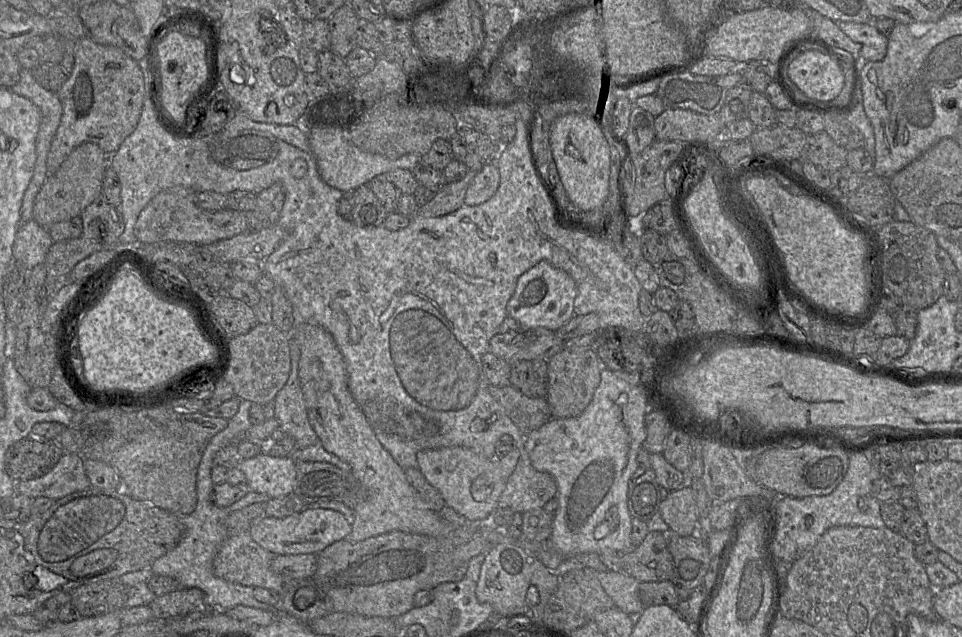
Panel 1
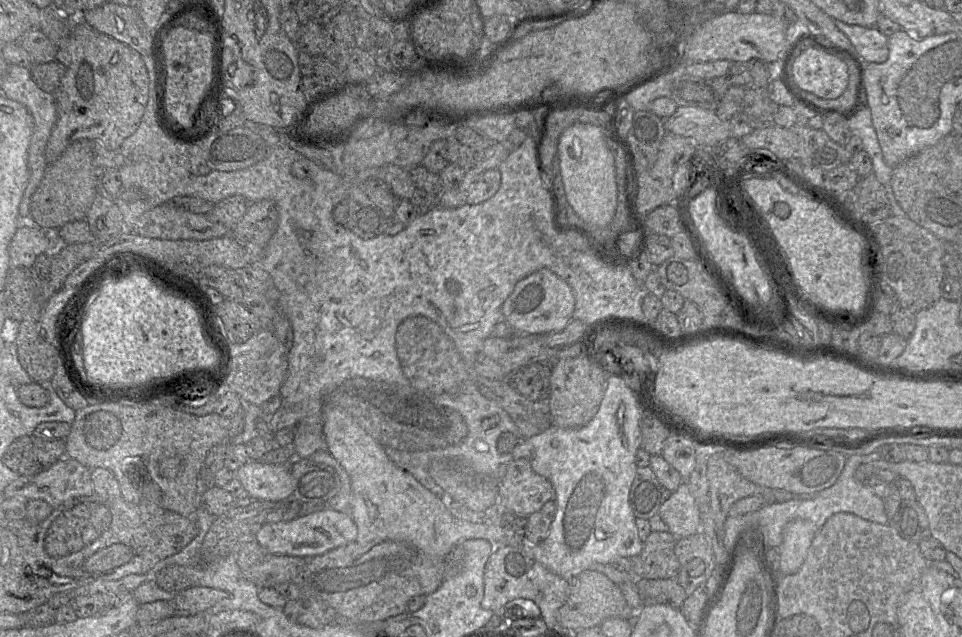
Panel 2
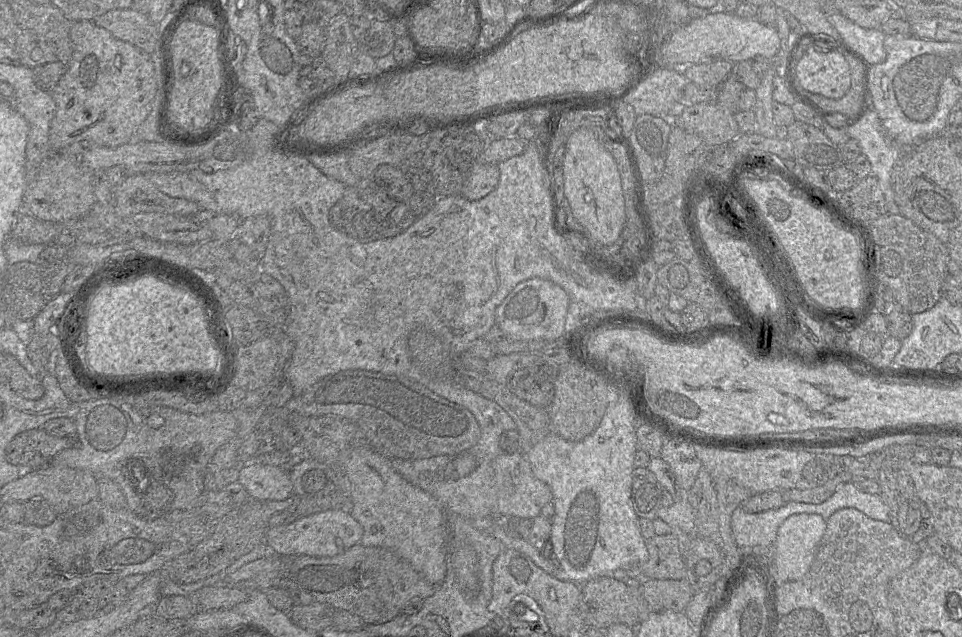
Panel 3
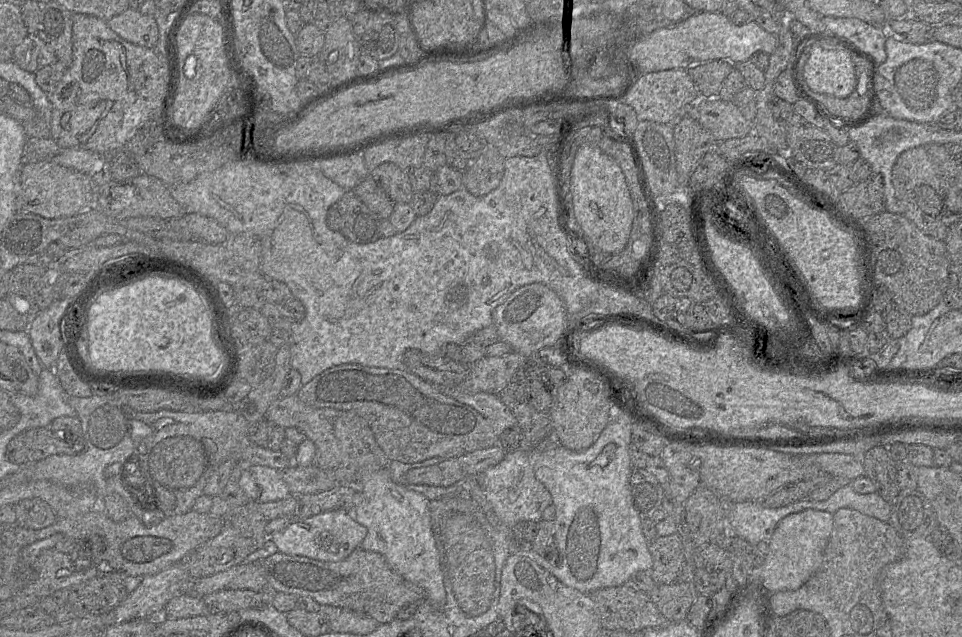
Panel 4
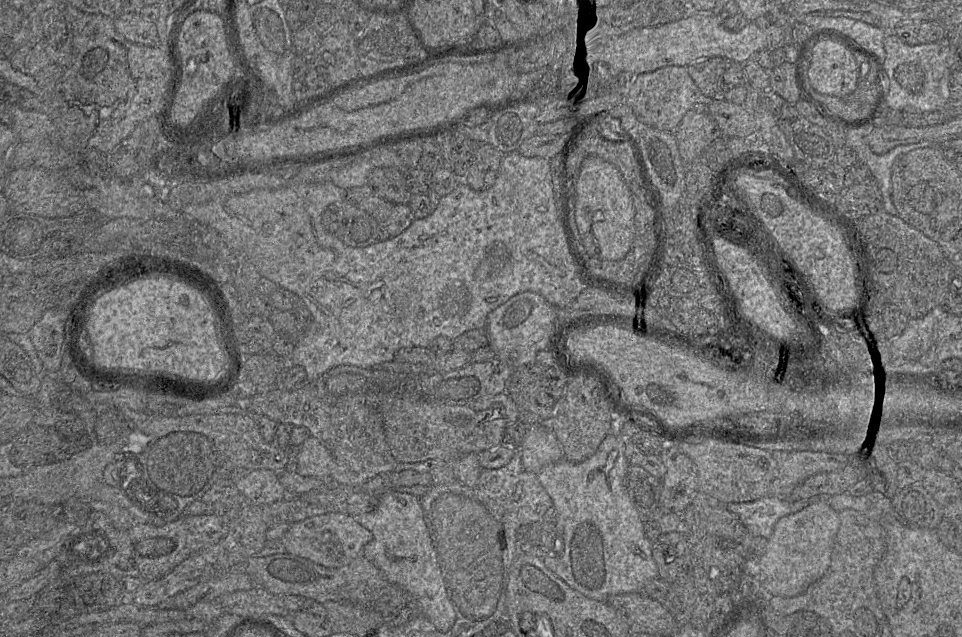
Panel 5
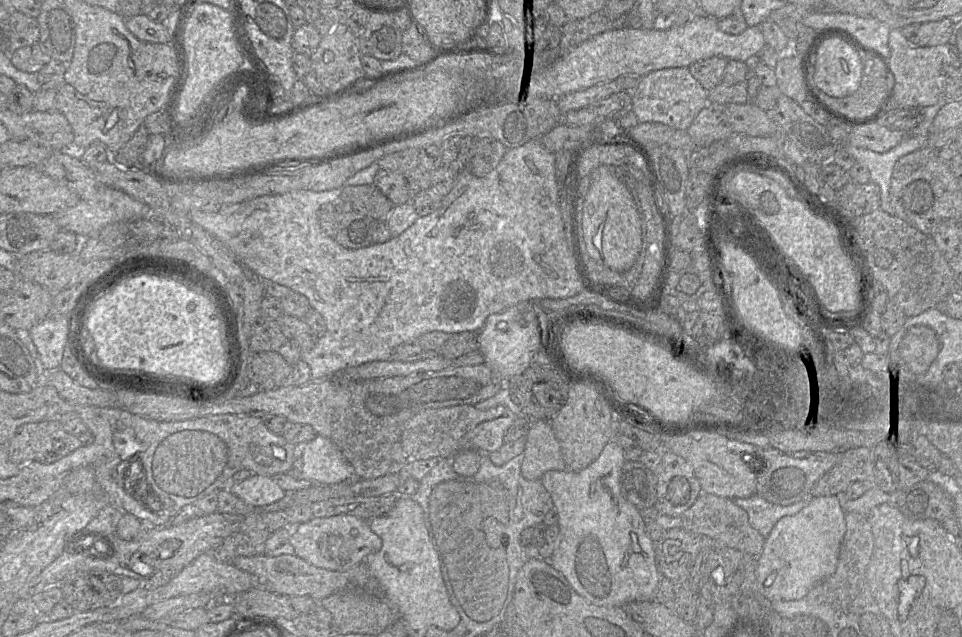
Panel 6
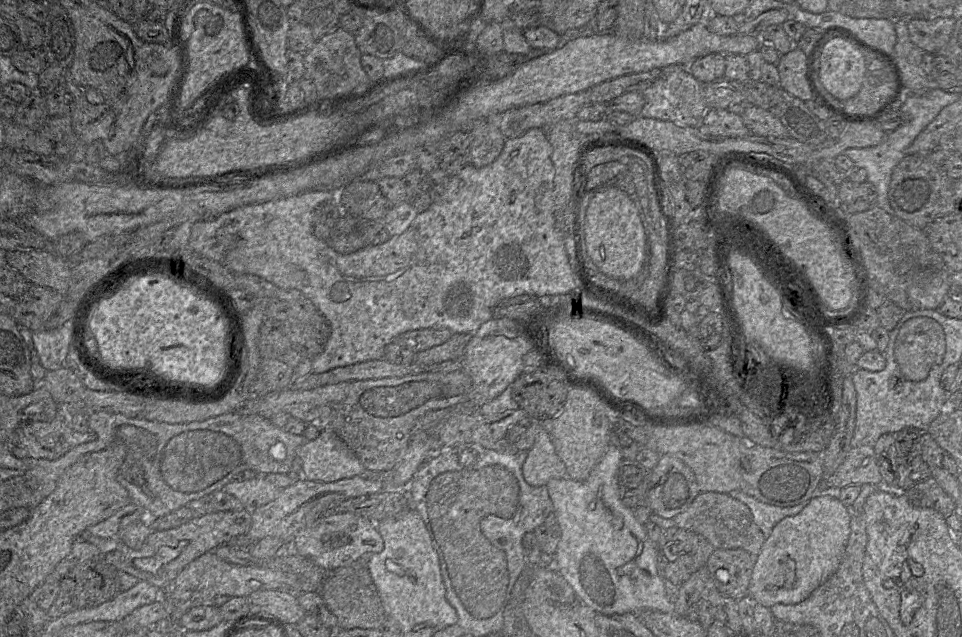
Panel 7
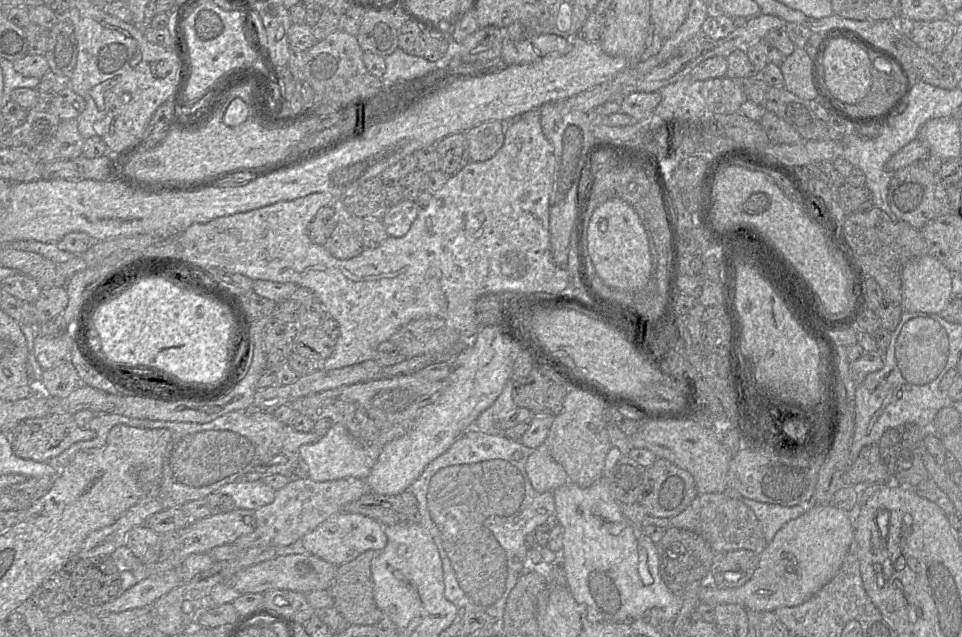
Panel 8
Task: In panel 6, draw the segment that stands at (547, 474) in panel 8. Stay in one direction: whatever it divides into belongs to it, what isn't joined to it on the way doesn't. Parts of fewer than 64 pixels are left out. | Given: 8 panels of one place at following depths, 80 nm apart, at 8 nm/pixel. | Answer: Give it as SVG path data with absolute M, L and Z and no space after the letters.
M549 421L531 422L523 455L521 474L528 480L539 480L547 471L567 469Z

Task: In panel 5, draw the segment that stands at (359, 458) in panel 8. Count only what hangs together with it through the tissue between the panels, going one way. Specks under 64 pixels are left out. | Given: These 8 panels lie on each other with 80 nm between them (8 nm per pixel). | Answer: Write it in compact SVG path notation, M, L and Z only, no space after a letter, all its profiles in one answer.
M309 436L300 445L296 472L331 482L331 454L317 438Z

